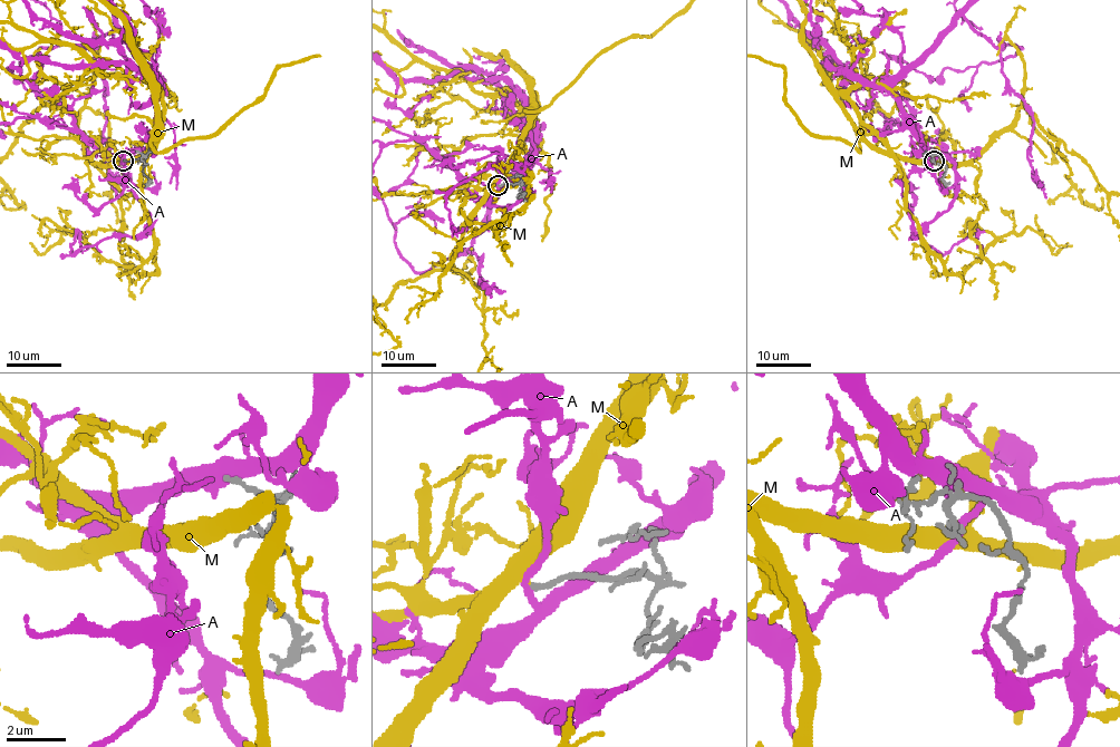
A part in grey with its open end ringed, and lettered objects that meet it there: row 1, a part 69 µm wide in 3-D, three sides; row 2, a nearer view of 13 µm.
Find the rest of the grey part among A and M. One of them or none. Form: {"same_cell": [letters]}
{"same_cell": ["M"]}

